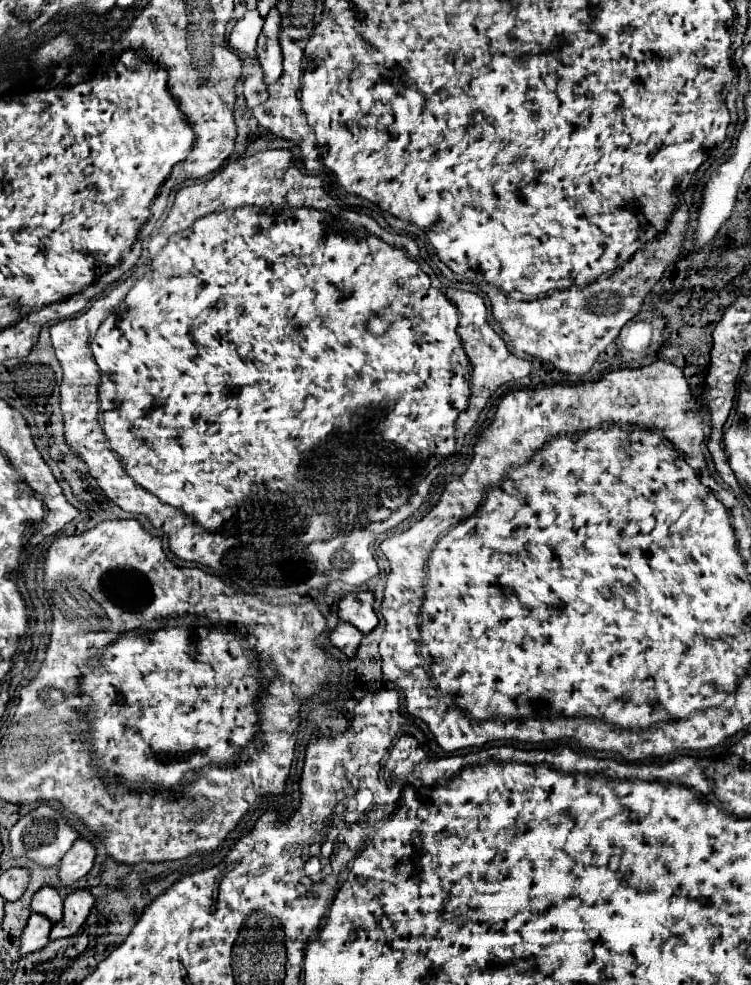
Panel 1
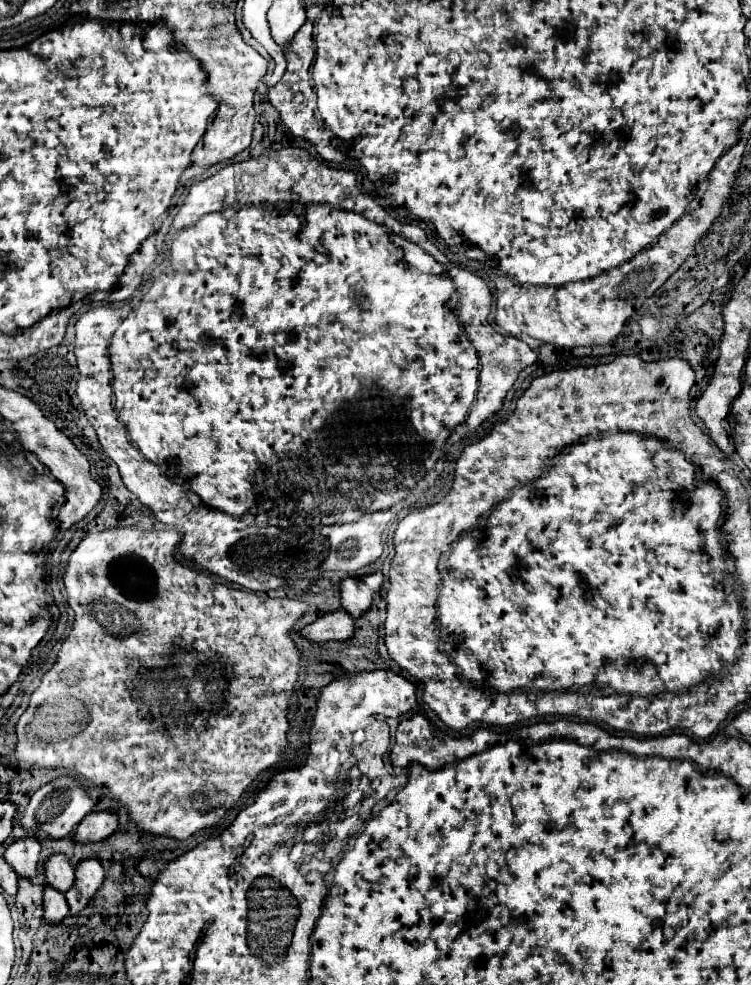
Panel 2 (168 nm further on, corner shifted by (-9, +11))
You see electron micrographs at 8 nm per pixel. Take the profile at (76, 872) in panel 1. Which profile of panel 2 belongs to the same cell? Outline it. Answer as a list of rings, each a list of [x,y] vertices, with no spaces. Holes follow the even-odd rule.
[[[113,810],[91,812],[77,826],[75,842],[79,842],[79,844],[101,842],[103,838],[109,838],[115,830],[117,830],[117,814]]]

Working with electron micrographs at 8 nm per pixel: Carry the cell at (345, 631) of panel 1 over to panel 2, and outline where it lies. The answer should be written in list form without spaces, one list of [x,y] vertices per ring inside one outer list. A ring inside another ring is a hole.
[[[337,608],[319,616],[315,622],[307,624],[305,628],[301,628],[299,634],[309,642],[347,640],[353,636],[353,618],[349,612]]]

